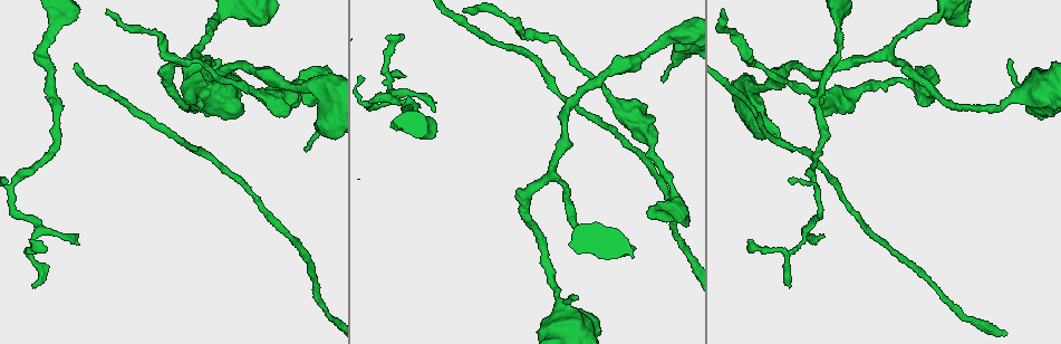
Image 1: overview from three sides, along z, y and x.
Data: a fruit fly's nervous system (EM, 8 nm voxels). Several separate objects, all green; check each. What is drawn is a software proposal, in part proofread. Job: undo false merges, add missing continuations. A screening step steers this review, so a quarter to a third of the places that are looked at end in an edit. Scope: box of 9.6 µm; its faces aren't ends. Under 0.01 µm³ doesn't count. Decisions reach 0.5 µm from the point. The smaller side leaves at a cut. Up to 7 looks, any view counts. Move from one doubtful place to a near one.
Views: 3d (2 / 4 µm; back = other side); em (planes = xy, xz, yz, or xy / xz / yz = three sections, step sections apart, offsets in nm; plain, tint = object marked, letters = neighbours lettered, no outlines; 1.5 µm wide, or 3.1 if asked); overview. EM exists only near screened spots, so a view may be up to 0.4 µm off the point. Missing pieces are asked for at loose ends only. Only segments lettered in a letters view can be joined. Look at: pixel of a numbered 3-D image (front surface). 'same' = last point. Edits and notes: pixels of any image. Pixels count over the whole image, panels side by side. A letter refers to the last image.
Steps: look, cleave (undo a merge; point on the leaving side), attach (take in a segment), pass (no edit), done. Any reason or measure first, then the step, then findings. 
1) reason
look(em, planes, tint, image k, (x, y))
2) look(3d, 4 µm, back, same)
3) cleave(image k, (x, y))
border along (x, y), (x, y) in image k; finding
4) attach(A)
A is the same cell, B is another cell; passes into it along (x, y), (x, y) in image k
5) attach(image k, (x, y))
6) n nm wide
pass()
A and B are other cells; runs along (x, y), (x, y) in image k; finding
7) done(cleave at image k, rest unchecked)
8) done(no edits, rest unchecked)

branch point
look(em, yz, step 8, tint, image 1, (629, 118))

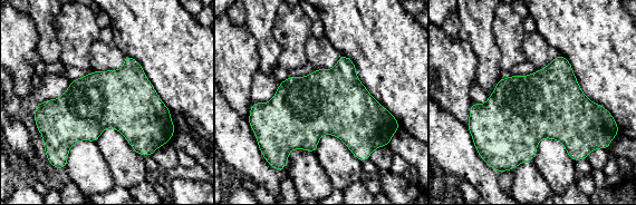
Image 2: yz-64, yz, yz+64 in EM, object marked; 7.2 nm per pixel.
look(em, planes, letters, same)

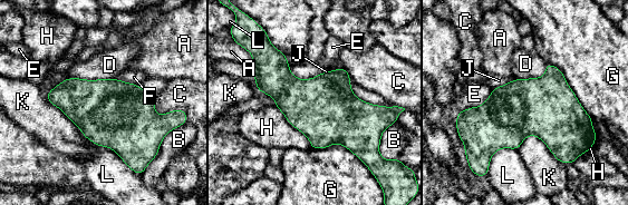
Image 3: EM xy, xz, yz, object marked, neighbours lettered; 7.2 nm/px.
440 nm wide; K touches over 600 nm
pass()
A, B, C, D, E, F, G, H, J, K and L are other cells; continuous, no second cell

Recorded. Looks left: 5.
a fork
look(3d, 4 µm, image 1, (195, 55))

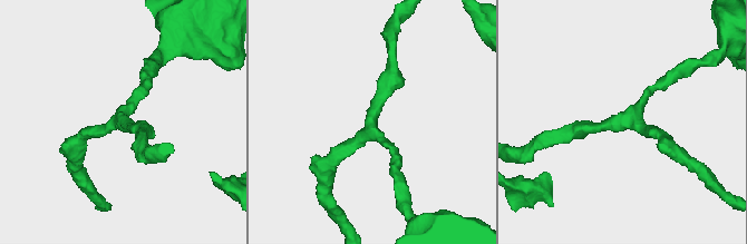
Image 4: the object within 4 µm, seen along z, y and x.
3 arms; now the EM
look(em, planes, letters, image 4, (368, 129))

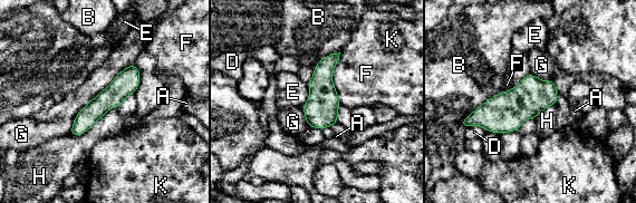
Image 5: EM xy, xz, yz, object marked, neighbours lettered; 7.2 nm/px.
160 nm wide
pass()
A, B, D, E, F, G, H and K are other cells; runs along (133, 67), (131, 75), (74, 133) in image 5; all the same cell

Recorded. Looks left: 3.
tapers out
look(em, xy, step 4, letters, image 1, (1009, 61))

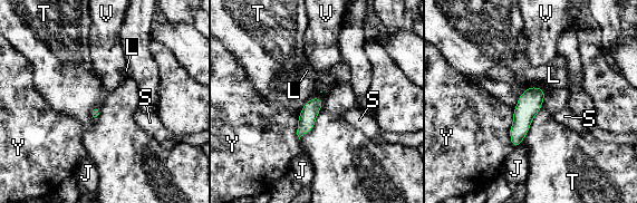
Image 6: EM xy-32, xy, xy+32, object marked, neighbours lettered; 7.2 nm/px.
pass()
J, L, S, T, V and Y are other cells; border along (319, 96), (314, 127), (299, 138) in image 6; no lettered segment goes on from it

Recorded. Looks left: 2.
done(no edits, rest unchecked)

